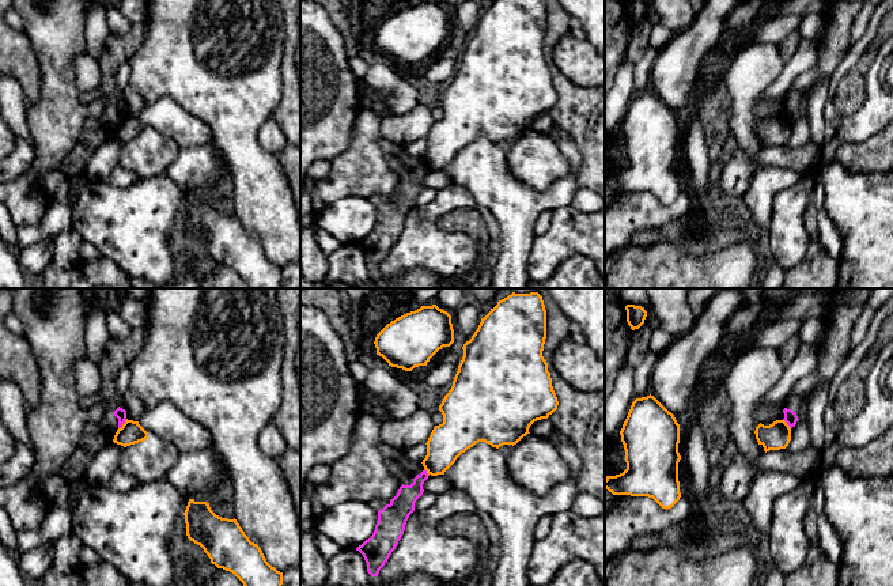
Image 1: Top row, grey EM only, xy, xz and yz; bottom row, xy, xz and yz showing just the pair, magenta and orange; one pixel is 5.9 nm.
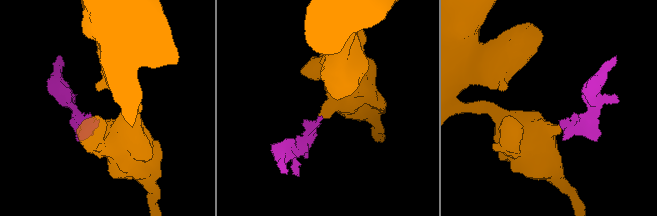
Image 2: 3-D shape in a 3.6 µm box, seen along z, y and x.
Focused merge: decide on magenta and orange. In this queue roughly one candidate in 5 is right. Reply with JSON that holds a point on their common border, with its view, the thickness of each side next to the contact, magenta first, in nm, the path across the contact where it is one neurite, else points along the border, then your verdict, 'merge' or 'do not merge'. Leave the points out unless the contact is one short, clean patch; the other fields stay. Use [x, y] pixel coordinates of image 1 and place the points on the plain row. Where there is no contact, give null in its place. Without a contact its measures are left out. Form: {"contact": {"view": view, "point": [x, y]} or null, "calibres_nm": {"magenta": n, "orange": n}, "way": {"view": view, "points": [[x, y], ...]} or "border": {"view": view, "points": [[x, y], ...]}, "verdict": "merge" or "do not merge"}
{"contact": {"view": "xy", "point": [123, 118]}, "calibres_nm": {"magenta": 70, "orange": 140}, "border": {"view": "xy", "points": [[127, 114], [118, 124]]}, "verdict": "do not merge"}

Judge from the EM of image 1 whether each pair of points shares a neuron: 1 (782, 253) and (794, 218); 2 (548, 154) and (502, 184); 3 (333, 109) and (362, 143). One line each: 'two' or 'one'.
1: one
2: two
3: two

